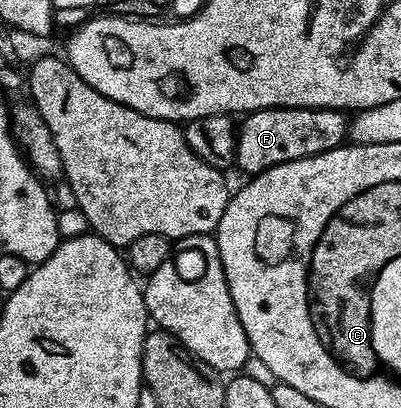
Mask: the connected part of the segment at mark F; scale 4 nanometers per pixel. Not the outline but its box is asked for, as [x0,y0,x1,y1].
[235,109,349,175]

